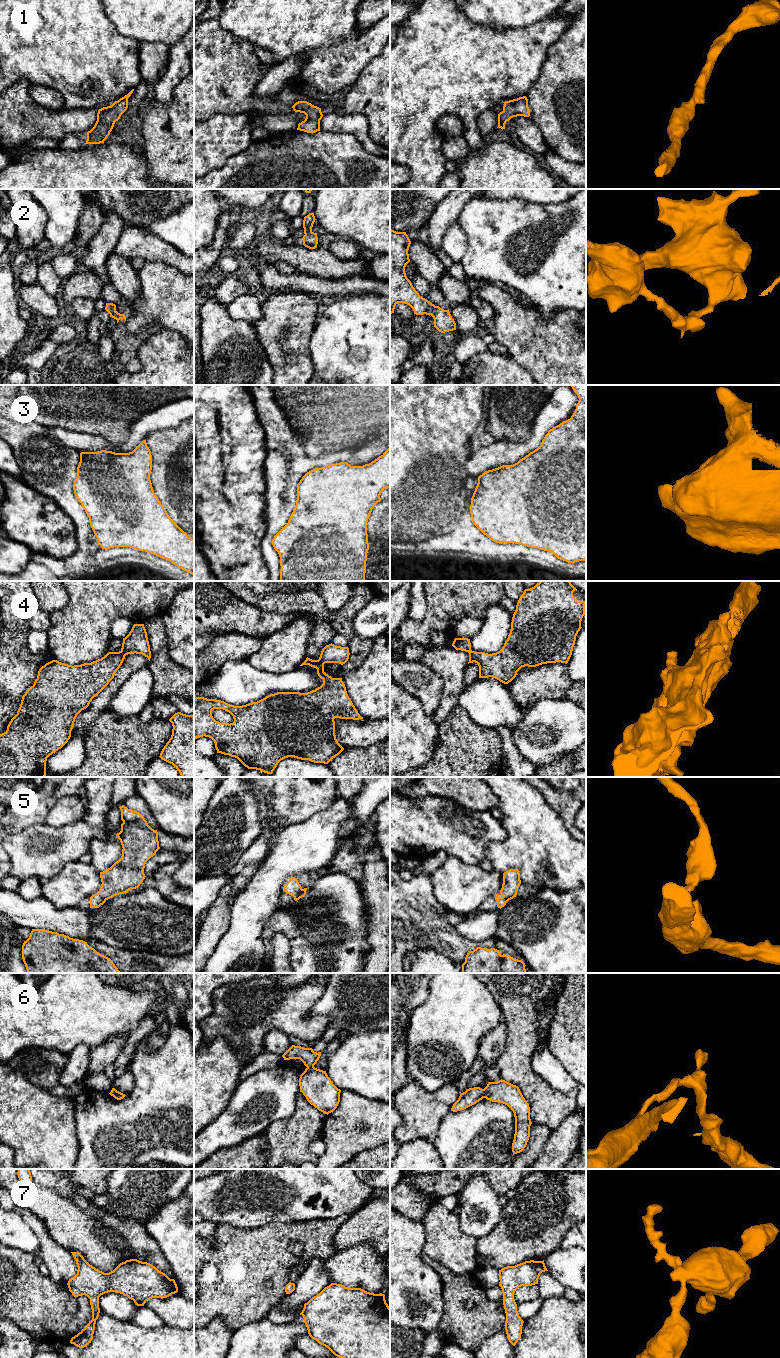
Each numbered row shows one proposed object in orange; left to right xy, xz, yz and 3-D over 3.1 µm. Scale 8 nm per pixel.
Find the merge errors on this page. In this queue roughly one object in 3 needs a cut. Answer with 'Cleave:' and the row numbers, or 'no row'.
Cleave: 4, 6

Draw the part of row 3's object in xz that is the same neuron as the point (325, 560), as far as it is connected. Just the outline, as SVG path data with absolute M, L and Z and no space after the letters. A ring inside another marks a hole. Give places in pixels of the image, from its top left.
M390 446L377 459L363 466L351 466L347 462L340 462L307 472L297 484L296 505L288 523L272 539L272 545L280 557L280 581L364 581L369 550L367 522L372 509L381 501L382 491L386 488L390 488Z

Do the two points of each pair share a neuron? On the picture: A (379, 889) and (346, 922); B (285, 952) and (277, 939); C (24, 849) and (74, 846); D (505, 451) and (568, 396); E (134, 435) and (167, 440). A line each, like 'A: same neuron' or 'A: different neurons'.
A: different neurons
B: same neuron
C: same neuron
D: same neuron
E: different neurons

